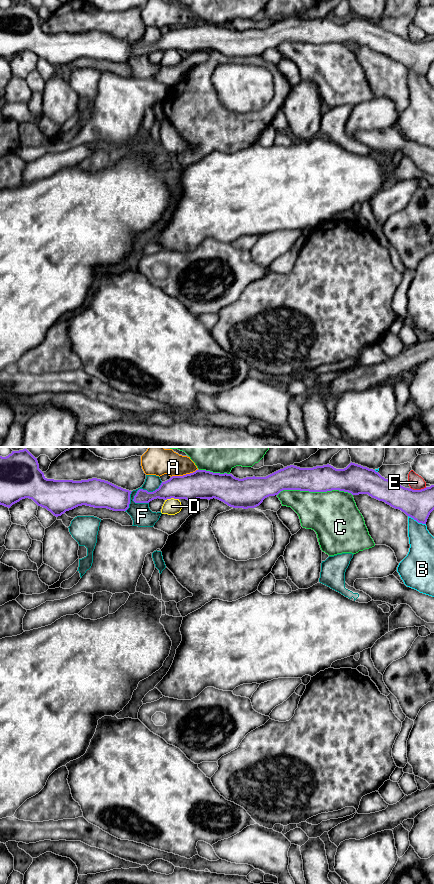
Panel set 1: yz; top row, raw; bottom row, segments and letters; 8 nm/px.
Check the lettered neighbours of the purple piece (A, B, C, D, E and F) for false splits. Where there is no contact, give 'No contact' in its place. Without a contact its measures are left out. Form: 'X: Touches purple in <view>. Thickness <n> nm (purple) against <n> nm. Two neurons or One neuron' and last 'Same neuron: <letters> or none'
A: Touches purple in yz. Thickness 240 nm (purple) against 220 nm. Two neurons
B: Touches purple in yz. Thickness 240 nm (purple) against 200 nm. Two neurons
C: Touches purple in yz. Thickness 220 nm (purple) against 400 nm. Two neurons
D: Touches purple in yz. Thickness 220 nm (purple) against 130 nm. Two neurons
E: Touches purple in yz. Thickness 240 nm (purple) against 120 nm. Two neurons
F: Touches purple in yz. Thickness 180 nm (purple) against 170 nm. Two neurons
Same neuron: none

